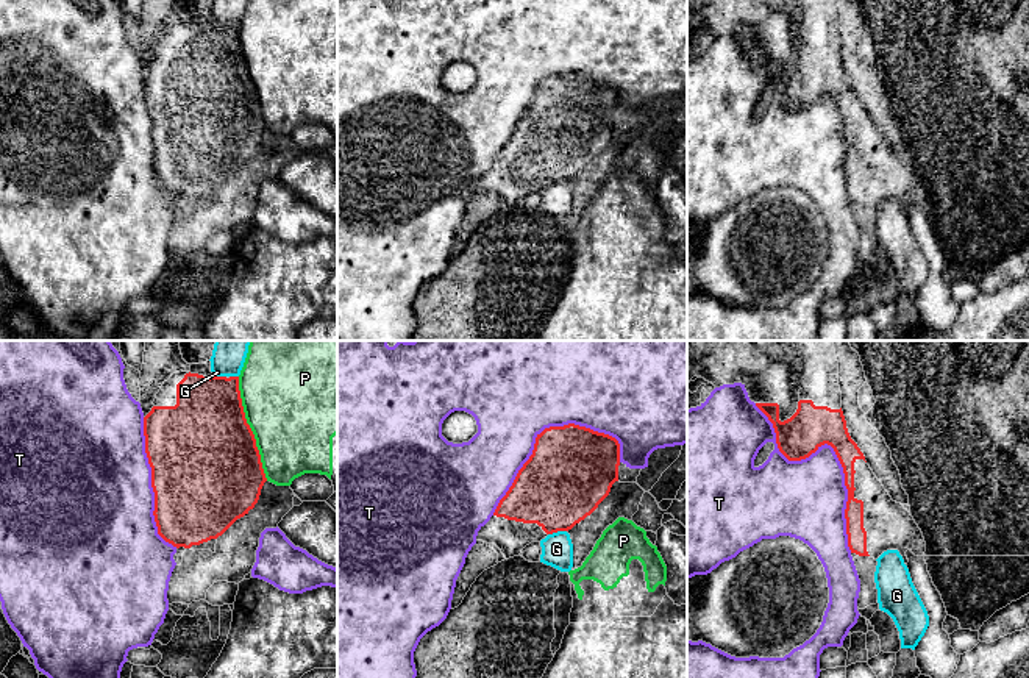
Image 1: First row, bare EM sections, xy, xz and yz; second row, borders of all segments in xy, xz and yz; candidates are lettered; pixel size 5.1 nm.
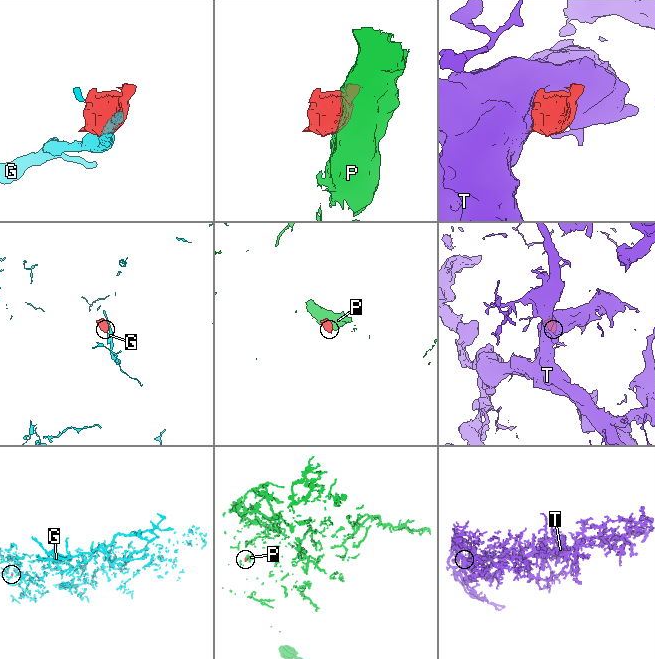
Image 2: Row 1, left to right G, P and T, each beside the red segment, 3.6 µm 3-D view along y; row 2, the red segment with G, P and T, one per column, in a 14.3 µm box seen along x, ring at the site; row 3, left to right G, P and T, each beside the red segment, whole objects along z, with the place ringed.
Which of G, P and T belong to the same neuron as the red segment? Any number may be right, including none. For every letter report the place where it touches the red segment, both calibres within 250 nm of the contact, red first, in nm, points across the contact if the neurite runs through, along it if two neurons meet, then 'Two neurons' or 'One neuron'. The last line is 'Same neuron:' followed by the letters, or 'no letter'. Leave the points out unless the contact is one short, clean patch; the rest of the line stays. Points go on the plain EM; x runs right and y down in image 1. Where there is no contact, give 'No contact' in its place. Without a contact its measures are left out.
G: Touches red at xz (556, 181). Thickness 420 nm (red) against 160 nm. Two neurons
P: Touches red at xy (250, 78). Thickness 500 nm (red) against 500 nm. Two neurons
T: Touches red at yz (834, 100). Thickness 220 nm (red) against 360 nm. Two neurons
Same neuron: no letter

